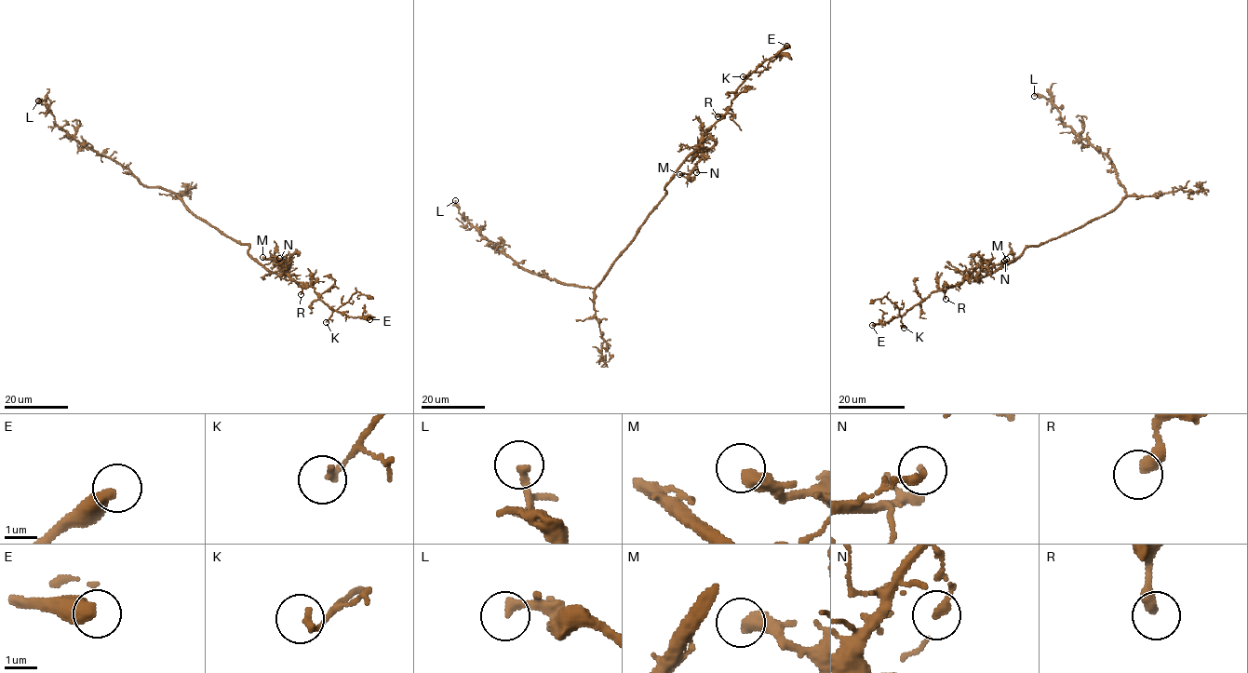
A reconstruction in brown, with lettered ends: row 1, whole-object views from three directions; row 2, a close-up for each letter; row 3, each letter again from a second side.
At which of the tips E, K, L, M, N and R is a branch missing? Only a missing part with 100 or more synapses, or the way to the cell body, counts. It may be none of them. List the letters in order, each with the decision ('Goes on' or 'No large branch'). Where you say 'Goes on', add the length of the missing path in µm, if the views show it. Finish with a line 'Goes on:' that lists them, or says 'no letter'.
E: Goes on. Missing length about 50 µm
K: No large branch
L: No large branch
M: No large branch
N: No large branch
R: No large branch
Goes on: E

